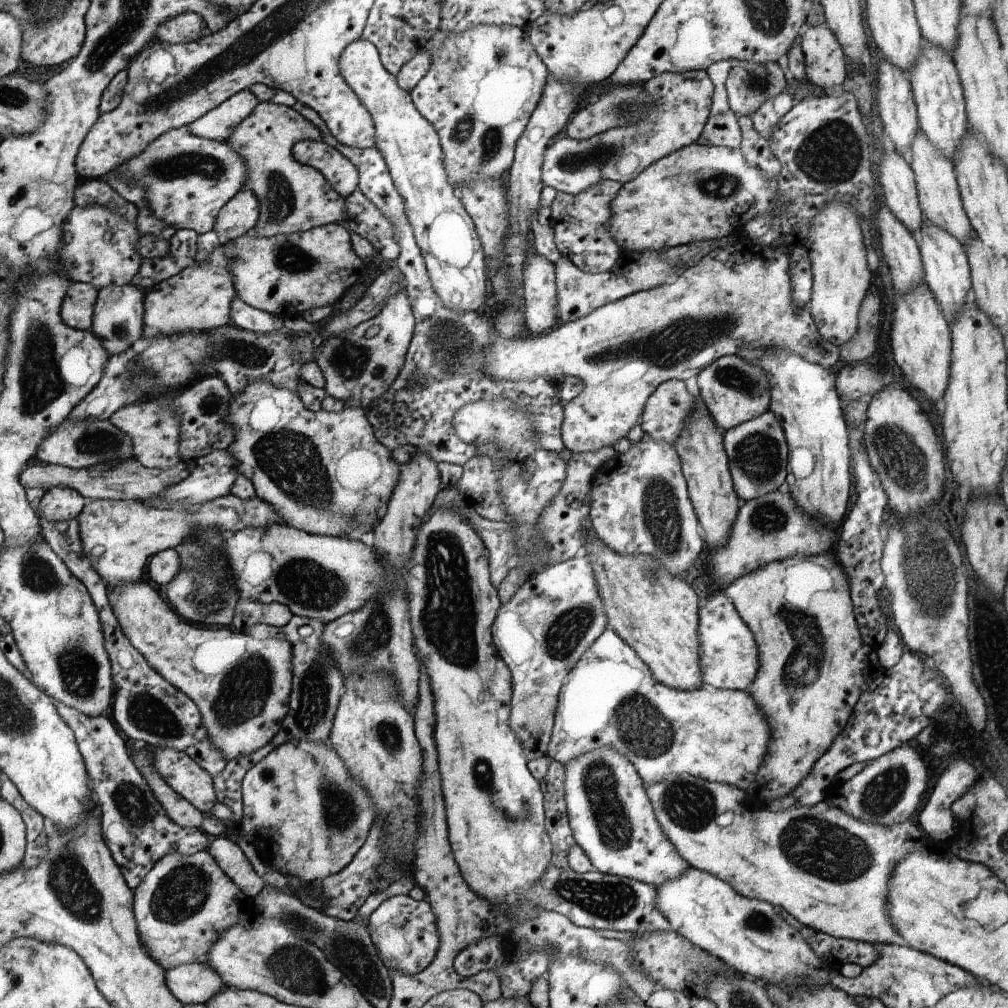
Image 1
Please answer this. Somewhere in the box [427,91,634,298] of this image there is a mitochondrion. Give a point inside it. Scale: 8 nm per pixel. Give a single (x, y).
(491, 141)

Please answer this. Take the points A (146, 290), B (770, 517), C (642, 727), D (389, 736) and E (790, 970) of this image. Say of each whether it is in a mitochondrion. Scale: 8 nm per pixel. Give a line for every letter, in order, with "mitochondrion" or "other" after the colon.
A: other
B: mitochondrion
C: mitochondrion
D: mitochondrion
E: other

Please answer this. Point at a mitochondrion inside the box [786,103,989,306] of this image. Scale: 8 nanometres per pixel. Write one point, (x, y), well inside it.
(831, 154)

